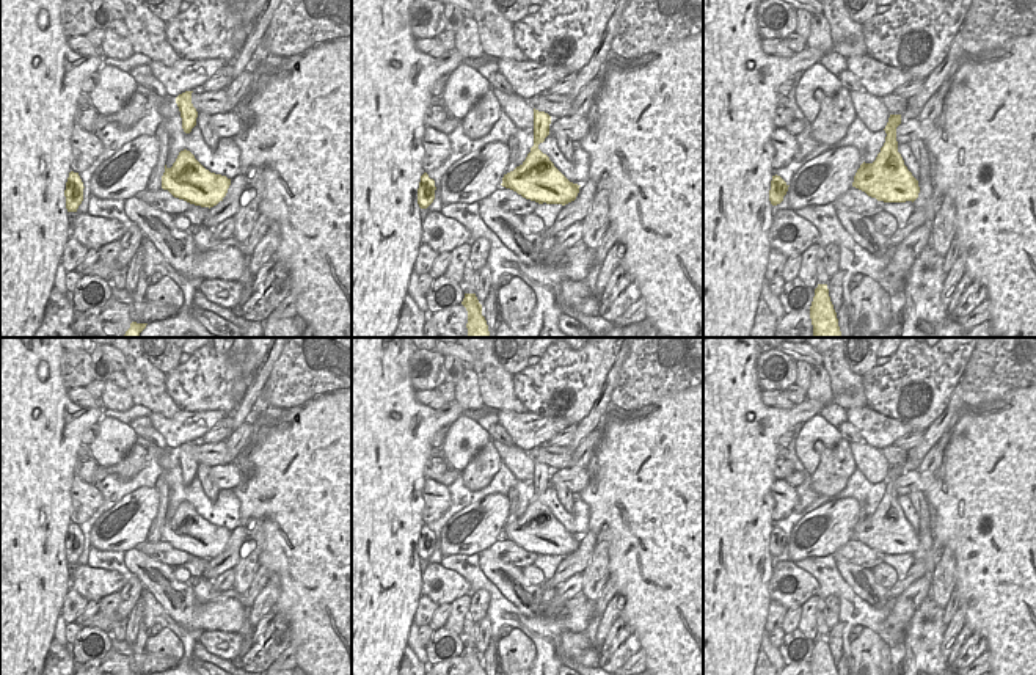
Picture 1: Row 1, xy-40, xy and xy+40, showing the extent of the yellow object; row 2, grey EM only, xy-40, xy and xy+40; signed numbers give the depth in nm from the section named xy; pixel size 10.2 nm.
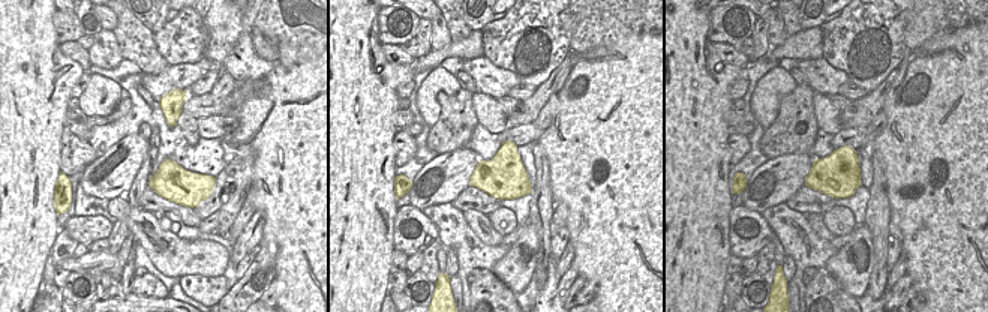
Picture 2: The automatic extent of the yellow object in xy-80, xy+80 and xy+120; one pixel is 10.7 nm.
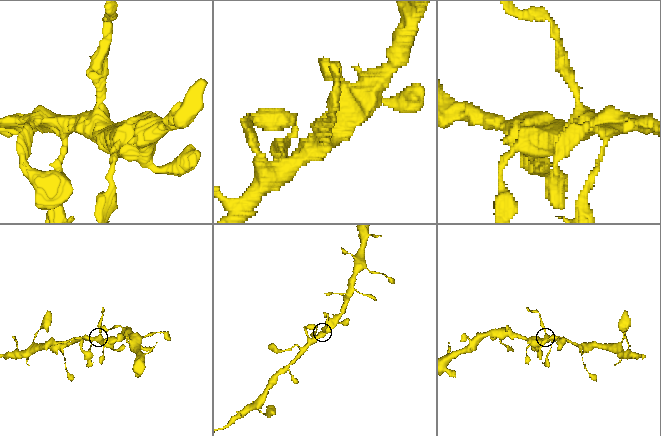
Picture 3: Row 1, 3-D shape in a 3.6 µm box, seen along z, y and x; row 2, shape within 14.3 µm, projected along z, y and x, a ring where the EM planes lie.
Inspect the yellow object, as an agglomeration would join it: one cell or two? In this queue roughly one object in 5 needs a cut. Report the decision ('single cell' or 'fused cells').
fused cells

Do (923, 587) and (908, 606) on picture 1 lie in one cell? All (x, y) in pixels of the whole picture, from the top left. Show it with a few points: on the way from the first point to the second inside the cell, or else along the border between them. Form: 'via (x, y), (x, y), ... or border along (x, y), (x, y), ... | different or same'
via (919, 592), (912, 603) | same

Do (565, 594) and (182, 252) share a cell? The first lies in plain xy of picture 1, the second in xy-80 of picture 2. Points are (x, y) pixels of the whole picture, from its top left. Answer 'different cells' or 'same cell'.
different cells

